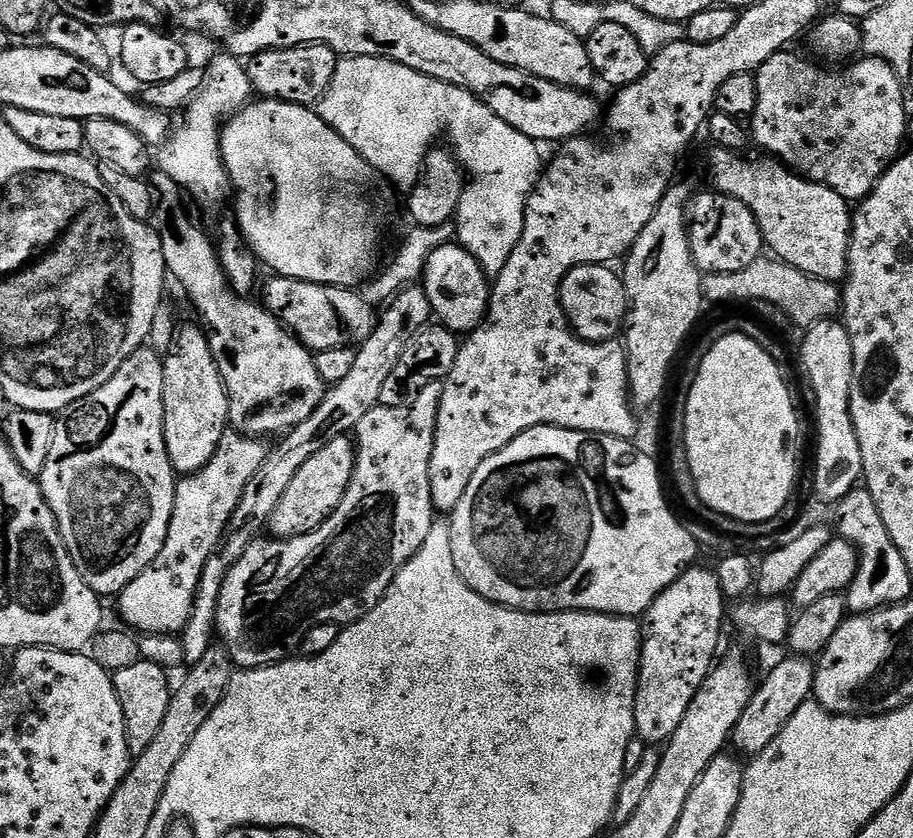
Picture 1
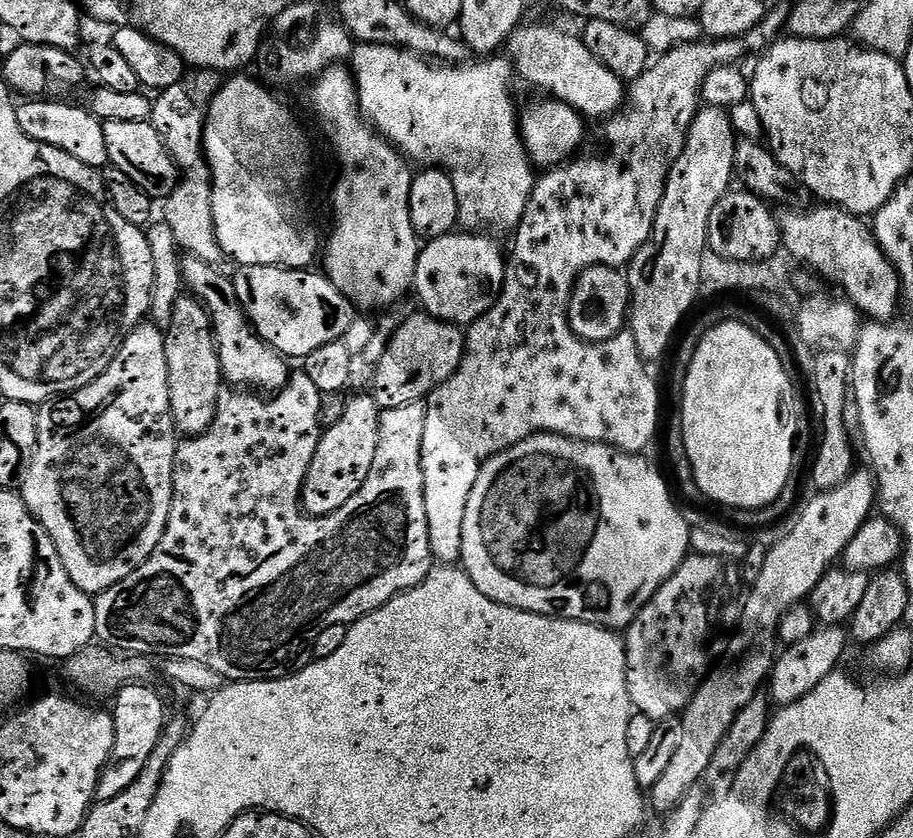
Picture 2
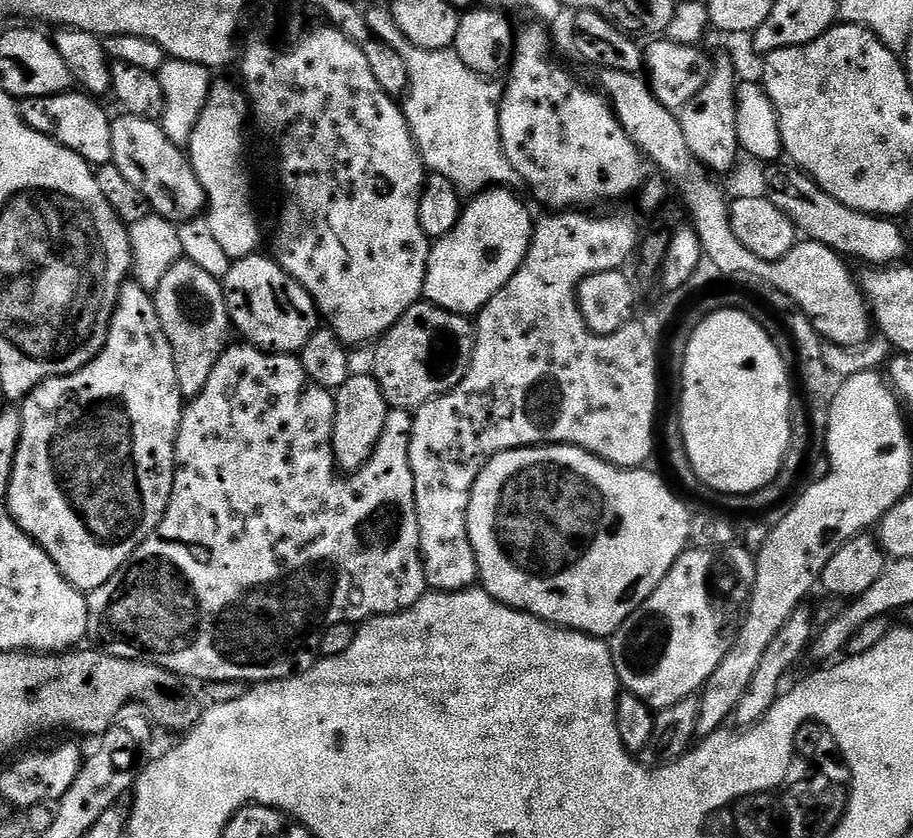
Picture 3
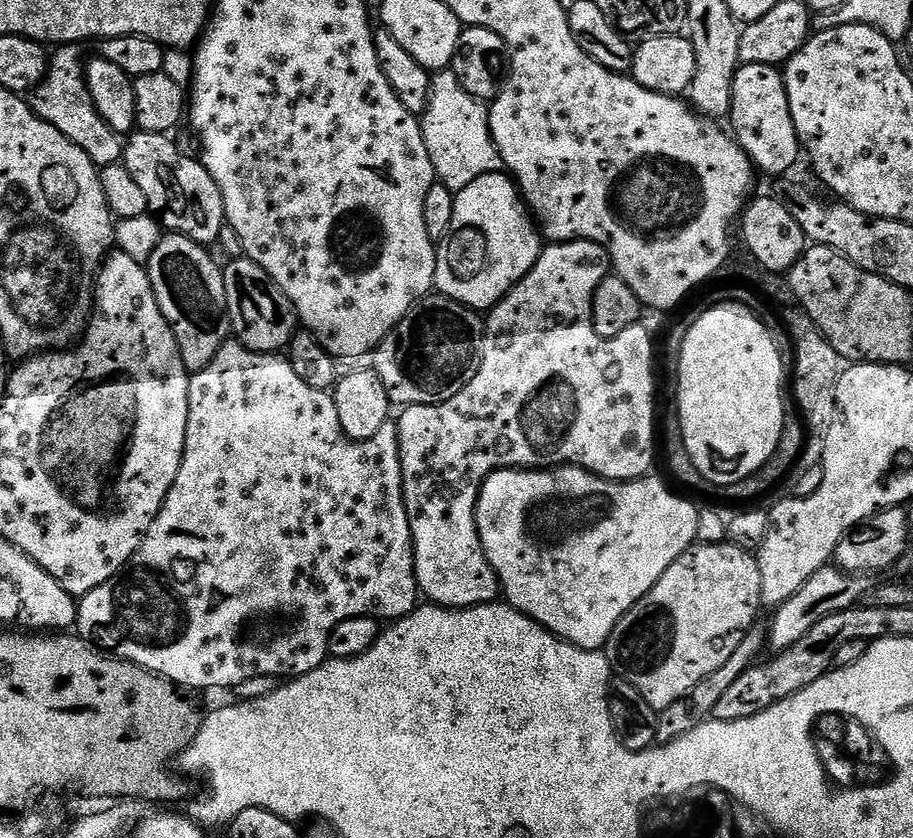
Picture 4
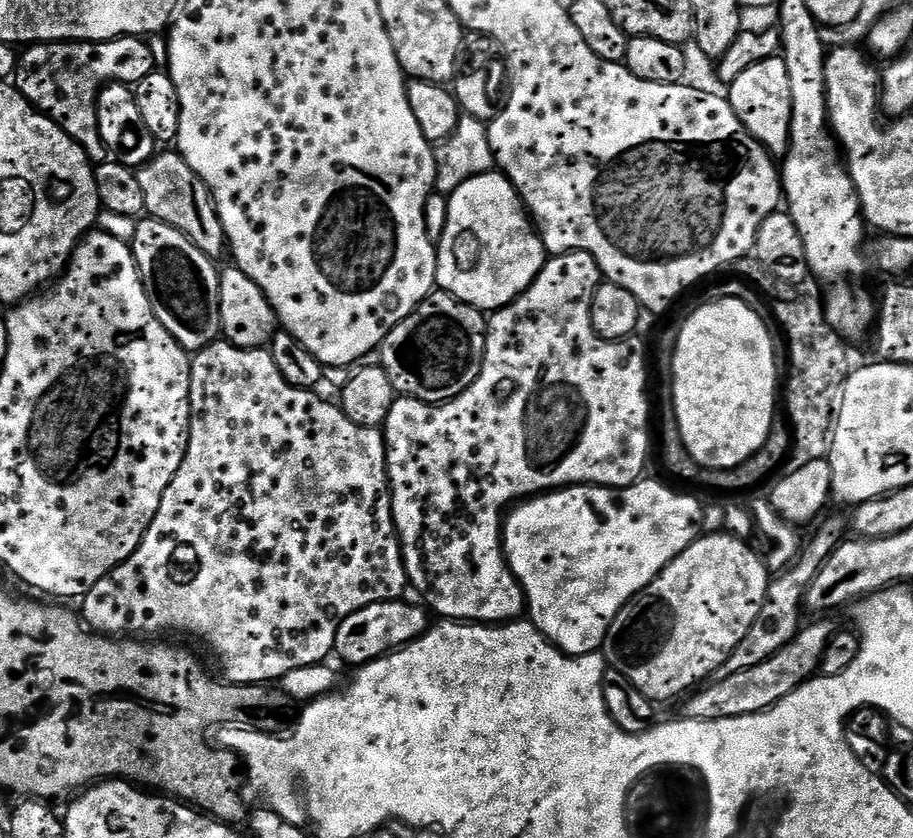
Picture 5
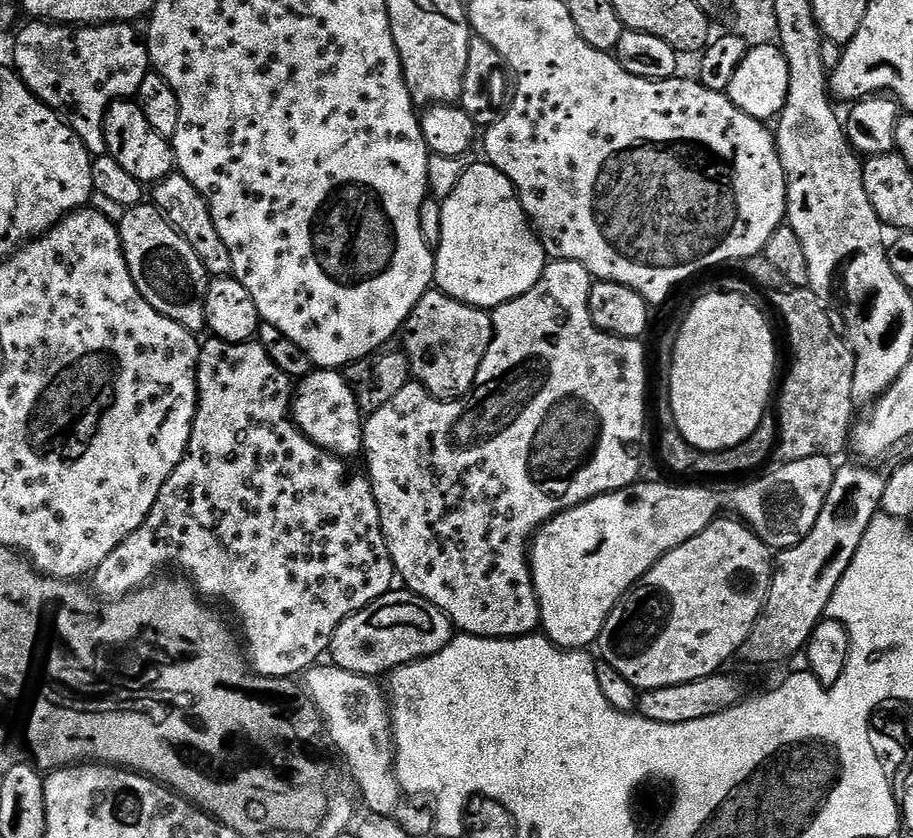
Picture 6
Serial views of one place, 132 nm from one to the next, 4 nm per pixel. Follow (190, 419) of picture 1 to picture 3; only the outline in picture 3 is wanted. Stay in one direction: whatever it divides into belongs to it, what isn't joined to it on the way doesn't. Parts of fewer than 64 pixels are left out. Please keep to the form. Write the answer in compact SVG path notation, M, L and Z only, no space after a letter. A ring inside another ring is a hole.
M182 258L170 266L166 278L162 278L162 286L154 293L154 299L162 330L166 330L166 338L170 338L170 346L176 355L180 393L185 398L196 396L206 382L210 382L218 358L230 344L228 332L231 333L233 327L224 285L192 260Z

